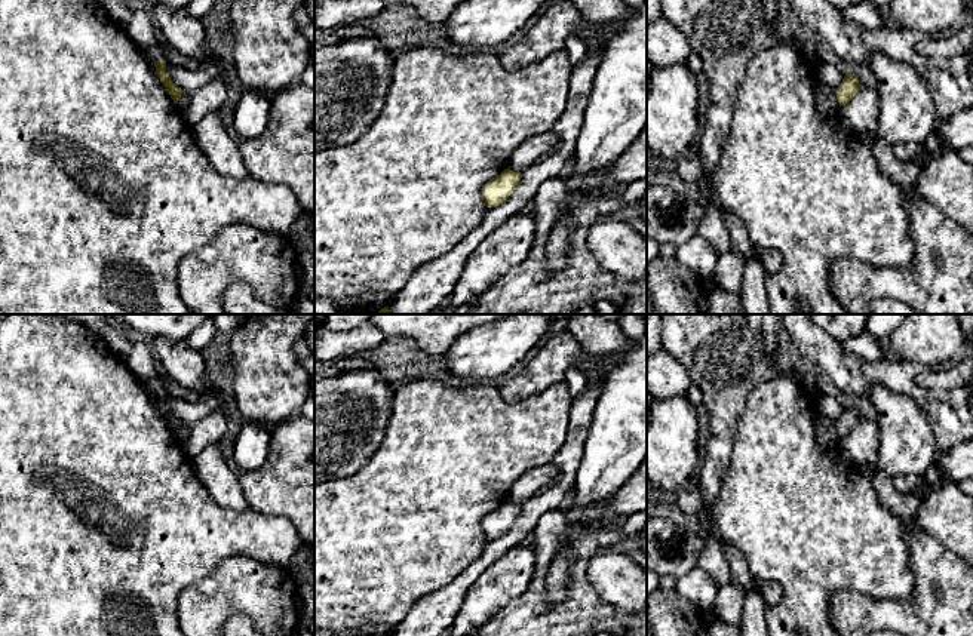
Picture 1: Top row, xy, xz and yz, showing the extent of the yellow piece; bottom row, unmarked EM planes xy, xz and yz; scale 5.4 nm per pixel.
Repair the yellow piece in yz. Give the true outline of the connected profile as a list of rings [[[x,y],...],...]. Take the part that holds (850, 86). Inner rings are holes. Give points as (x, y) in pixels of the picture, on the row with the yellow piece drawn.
[[[845,74],[842,83],[832,89],[823,83],[817,87],[817,107],[823,116],[834,116],[841,105],[848,104],[863,86],[853,74]]]

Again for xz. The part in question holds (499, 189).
[[[550,130],[528,138],[510,156],[507,168],[484,185],[482,196],[486,206],[501,205],[519,184],[522,172],[553,153],[561,144],[559,136]]]

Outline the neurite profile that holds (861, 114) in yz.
[[[862,87],[848,104],[837,110],[835,116],[856,133],[875,132],[878,127],[878,110],[878,87]]]

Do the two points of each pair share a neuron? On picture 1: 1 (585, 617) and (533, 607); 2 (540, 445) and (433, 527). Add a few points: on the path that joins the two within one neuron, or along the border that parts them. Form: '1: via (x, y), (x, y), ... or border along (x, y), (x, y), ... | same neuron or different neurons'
1: via (570, 618), (539, 618) | same neuron
2: via (513, 446), (460, 500) | same neuron

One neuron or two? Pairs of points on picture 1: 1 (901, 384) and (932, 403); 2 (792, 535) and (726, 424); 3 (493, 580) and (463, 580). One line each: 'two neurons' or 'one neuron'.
1: one neuron
2: two neurons
3: two neurons

